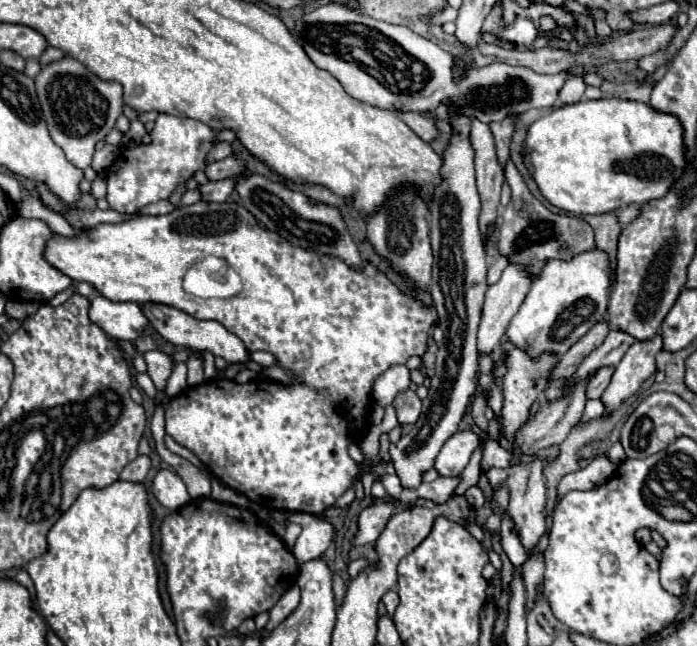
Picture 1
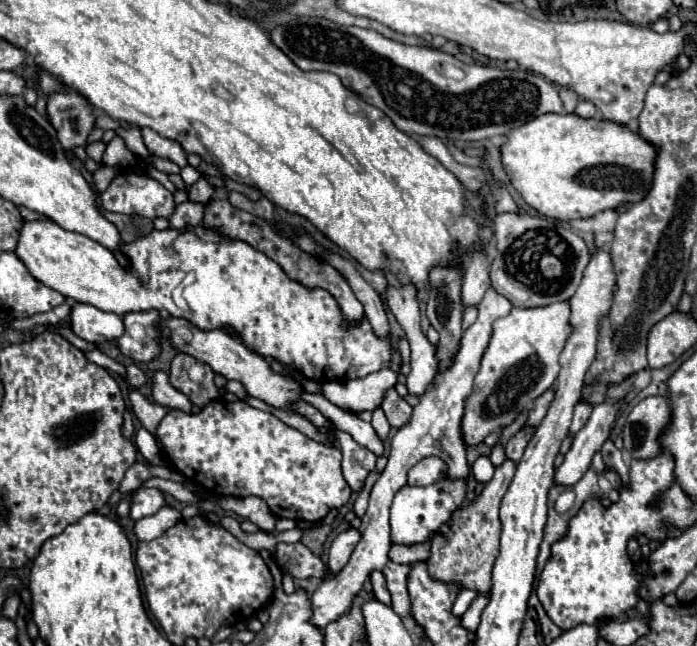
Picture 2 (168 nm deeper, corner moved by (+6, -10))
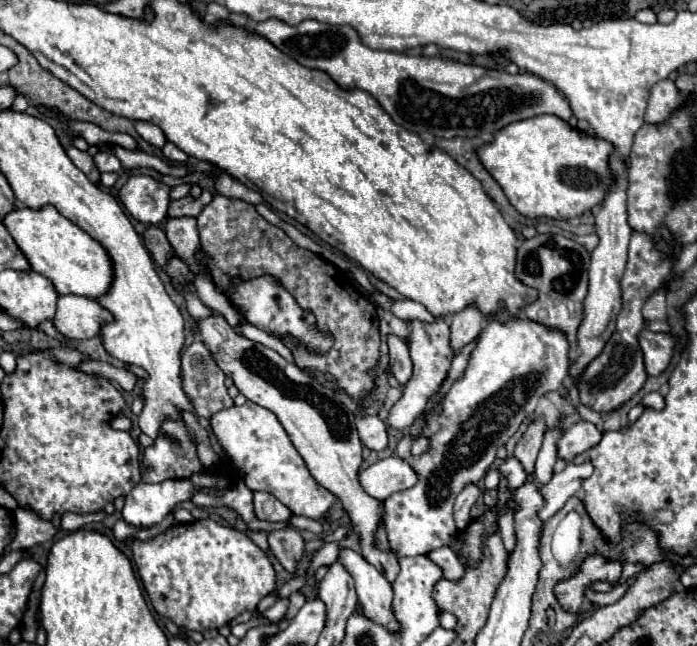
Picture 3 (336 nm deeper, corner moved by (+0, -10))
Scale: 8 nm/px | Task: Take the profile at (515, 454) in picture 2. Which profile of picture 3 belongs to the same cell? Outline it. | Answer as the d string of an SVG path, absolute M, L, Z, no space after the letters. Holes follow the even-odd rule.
M515 457L505 459L505 461L499 465L499 473L507 479L507 491L509 491L509 493L513 493L517 487L521 487L521 483L525 483L525 479L527 479L521 463L519 463Z

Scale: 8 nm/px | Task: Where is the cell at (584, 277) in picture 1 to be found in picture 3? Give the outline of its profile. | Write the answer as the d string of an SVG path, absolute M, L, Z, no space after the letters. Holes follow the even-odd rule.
M511 319L507 323L489 321L477 337L477 343L471 351L469 365L461 379L453 383L453 387L441 395L441 411L431 409L425 417L423 437L429 439L429 449L423 455L411 453L413 435L403 433L397 441L395 457L403 459L417 473L417 483L411 489L397 491L383 501L383 521L389 537L389 545L397 551L399 557L415 557L427 555L437 547L447 547L457 533L453 521L453 503L457 495L469 483L479 483L497 457L497 449L507 443L507 439L517 431L521 421L535 411L537 401L549 393L557 391L563 385L569 367L569 341L563 333L551 331L541 323L529 319Z

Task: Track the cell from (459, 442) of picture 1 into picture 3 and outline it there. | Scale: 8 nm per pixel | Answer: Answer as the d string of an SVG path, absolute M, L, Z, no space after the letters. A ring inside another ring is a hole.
M389 457L359 471L359 483L371 497L385 501L389 495L415 485L417 475L405 461Z

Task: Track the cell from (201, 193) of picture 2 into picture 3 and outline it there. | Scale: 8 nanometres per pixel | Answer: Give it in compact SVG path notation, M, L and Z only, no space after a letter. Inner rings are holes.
M203 191L201 197L193 199L193 197L183 197L177 201L169 203L169 217L197 217L201 213L201 209L213 199L213 195L209 191Z

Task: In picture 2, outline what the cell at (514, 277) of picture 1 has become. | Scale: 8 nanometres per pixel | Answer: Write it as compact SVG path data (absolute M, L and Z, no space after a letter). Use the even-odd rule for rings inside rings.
M493 287L485 293L483 301L479 303L477 321L463 333L461 349L455 355L455 363L451 365L451 369L447 369L435 377L433 385L429 385L429 389L421 397L421 403L417 407L413 407L411 421L395 433L395 437L391 441L391 453L389 453L387 467L383 469L383 473L379 475L379 479L375 481L375 485L371 489L369 509L363 515L363 523L359 527L361 541L357 543L357 547L355 547L349 563L343 567L343 571L339 571L339 575L335 575L331 579L325 579L317 587L317 591L311 595L311 601L313 601L311 623L315 623L319 629L325 629L327 623L331 623L339 615L343 615L351 607L351 603L353 603L355 595L361 591L363 583L369 579L371 571L383 569L385 563L389 561L389 557L387 557L389 547L391 547L389 507L391 507L395 491L399 491L407 483L407 471L415 463L419 463L423 457L437 455L447 463L447 467L449 467L447 477L449 479L467 479L469 465L465 459L465 443L463 443L463 427L461 427L463 409L467 403L467 395L471 395L475 375L479 373L479 363L483 359L483 351L487 349L487 343L491 341L491 327L493 327L495 319L509 315L511 307L513 307L511 301L503 295L499 295Z

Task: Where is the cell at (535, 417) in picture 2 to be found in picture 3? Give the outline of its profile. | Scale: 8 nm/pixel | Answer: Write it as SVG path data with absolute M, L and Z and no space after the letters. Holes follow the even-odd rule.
M539 417L535 419L529 429L525 431L525 435L519 439L517 447L515 447L515 459L523 465L525 473L533 471L533 463L537 459L537 453L541 449L541 443L543 443L543 435L545 435L545 419Z

